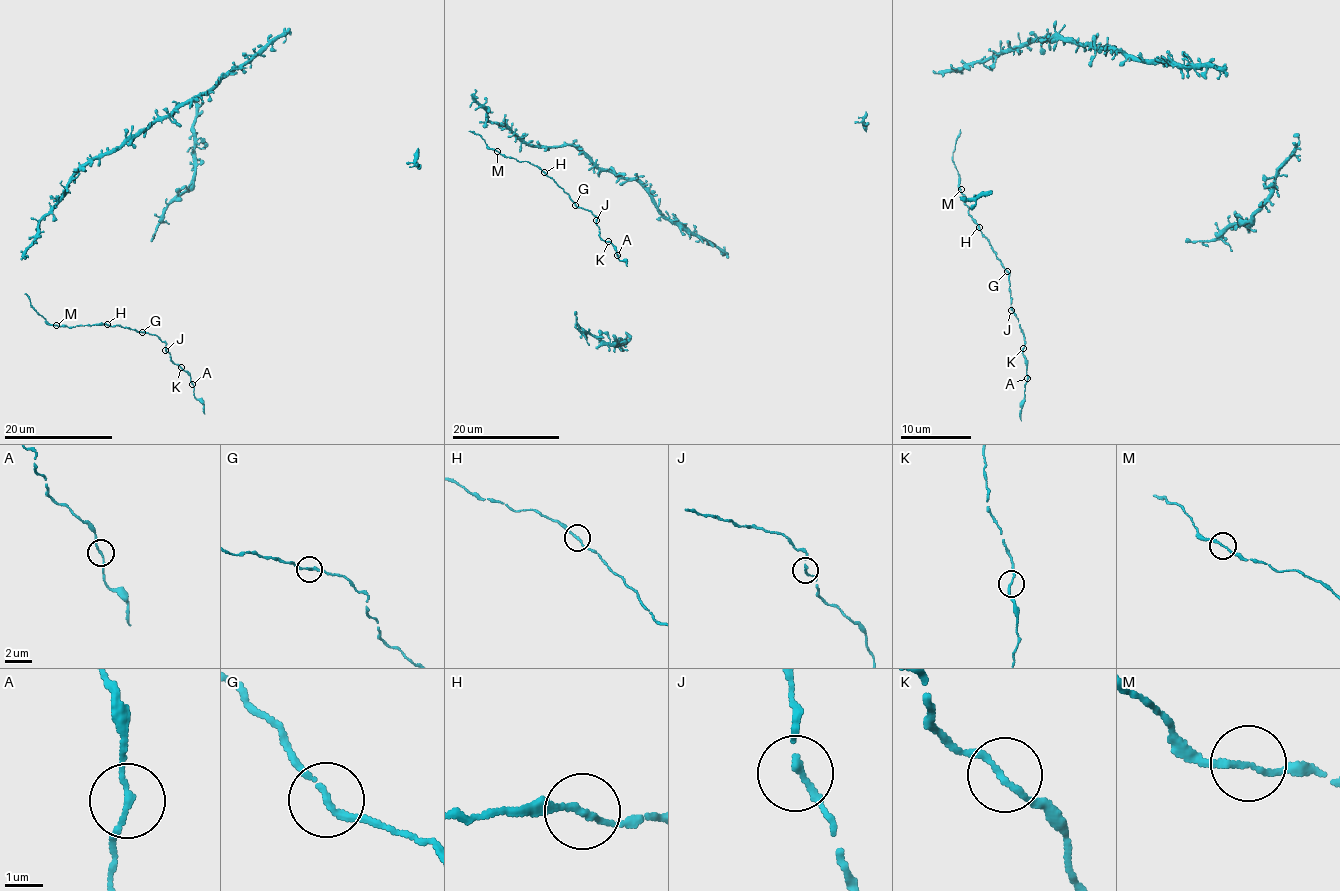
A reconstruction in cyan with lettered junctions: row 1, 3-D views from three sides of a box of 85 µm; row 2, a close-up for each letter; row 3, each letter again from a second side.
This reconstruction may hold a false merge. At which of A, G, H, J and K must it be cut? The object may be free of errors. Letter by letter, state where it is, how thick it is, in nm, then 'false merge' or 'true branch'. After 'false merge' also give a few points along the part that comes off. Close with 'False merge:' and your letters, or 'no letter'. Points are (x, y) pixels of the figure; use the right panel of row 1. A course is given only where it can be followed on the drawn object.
A: at (1027, 378); 140 nm thick; true branch
G: at (1007, 271); 160 nm thick; true branch
H: at (979, 227); 150 nm thick; true branch
J: at (1011, 310); 140 nm thick; true branch
K: at (1023, 348); 150 nm thick; true branch
False merge: no letter

